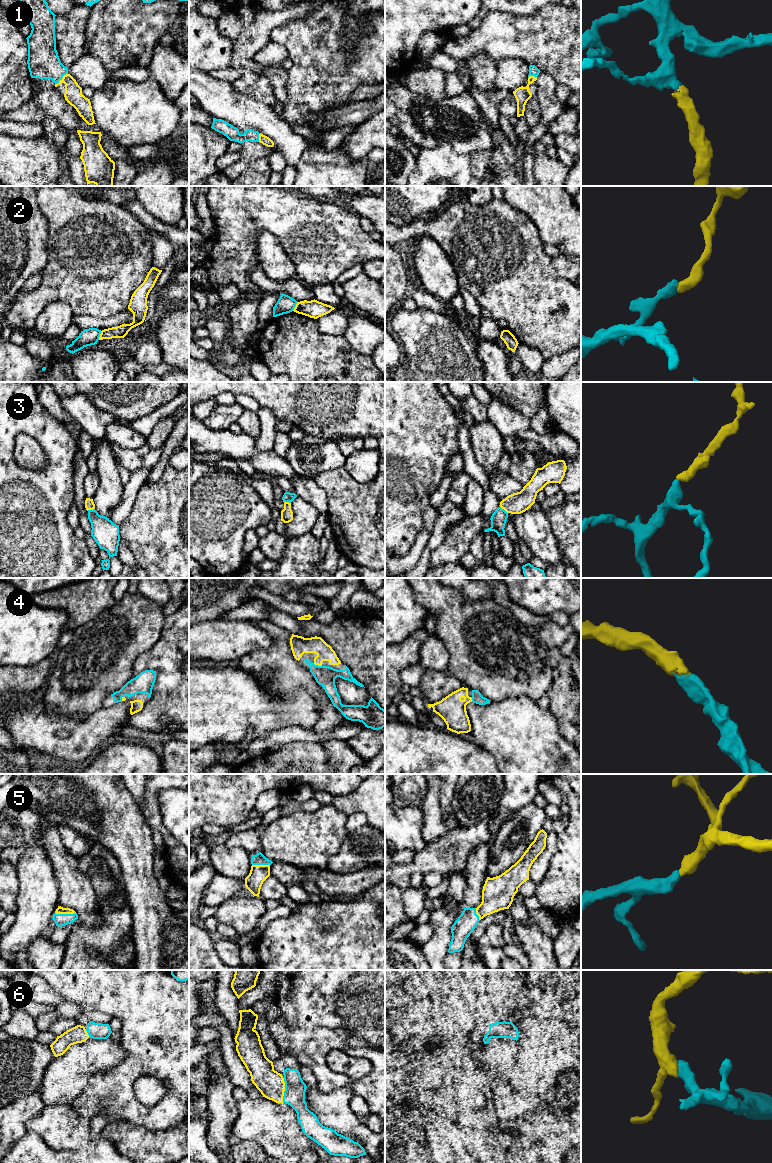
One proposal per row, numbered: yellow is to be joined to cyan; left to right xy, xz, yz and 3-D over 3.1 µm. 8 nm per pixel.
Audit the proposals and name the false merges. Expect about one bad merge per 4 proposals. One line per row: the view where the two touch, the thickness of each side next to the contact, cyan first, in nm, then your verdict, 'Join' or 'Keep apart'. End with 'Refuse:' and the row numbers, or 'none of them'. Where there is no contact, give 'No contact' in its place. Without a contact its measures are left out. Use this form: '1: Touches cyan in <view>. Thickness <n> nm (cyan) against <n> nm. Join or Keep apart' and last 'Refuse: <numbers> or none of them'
1: Touches cyan in xy. Thickness 260 nm (cyan) against 150 nm. Join
2: Touches cyan in xy. Thickness 140 nm (cyan) against 100 nm. Keep apart
3: Touches cyan in xz. Thickness 80 nm (cyan) against 100 nm. Join
4: Touches cyan in xz. Thickness 160 nm (cyan) against 140 nm. Join
5: Touches cyan in xy. Thickness 100 nm (cyan) against 60 nm. Join
6: Touches cyan in xz. Thickness 180 nm (cyan) against 220 nm. Join
Refuse: 2

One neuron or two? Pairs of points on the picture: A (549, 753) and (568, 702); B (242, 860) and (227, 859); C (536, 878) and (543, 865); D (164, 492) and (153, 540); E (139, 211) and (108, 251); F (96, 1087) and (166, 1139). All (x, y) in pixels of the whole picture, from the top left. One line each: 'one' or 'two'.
A: two
B: one
C: one
D: one
E: two
F: two

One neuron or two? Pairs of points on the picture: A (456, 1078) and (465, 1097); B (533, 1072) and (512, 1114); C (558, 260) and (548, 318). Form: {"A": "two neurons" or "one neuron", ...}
{"A": "one neuron", "B": "two neurons", "C": "two neurons"}

